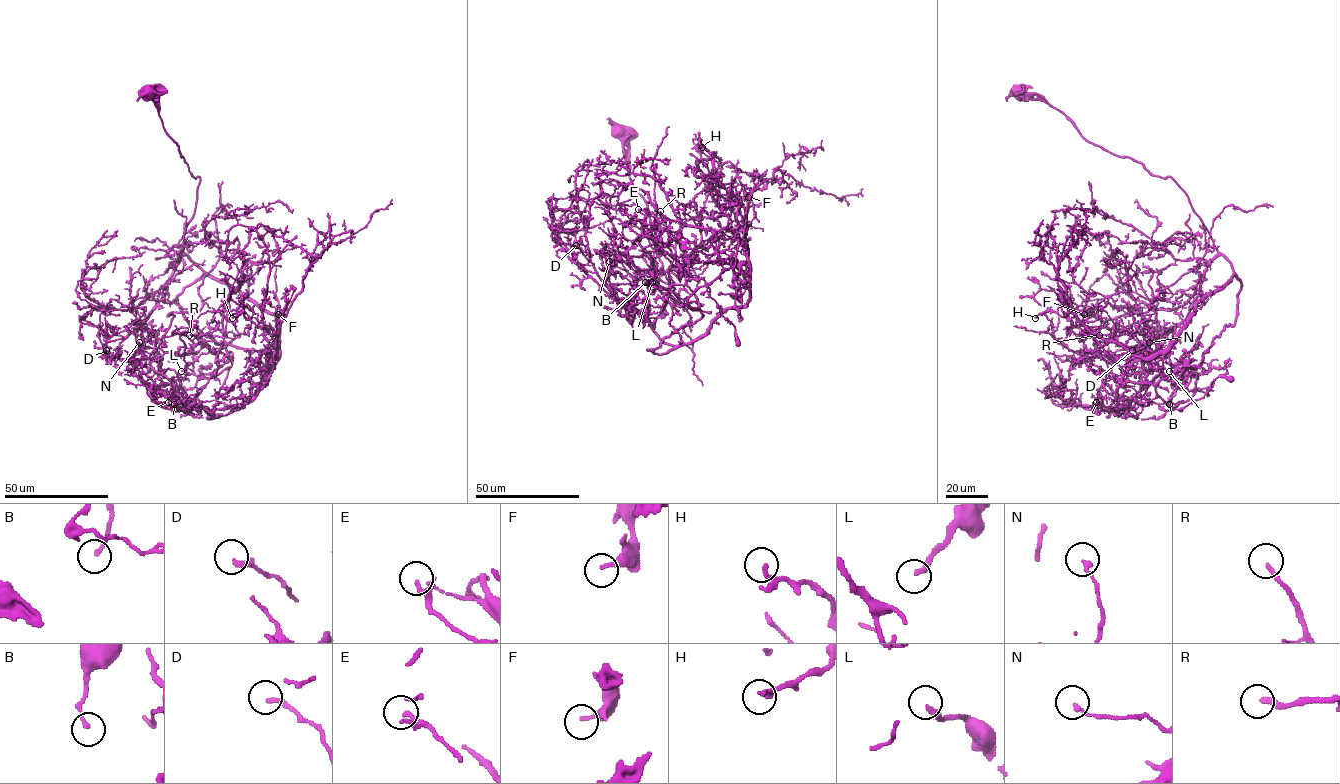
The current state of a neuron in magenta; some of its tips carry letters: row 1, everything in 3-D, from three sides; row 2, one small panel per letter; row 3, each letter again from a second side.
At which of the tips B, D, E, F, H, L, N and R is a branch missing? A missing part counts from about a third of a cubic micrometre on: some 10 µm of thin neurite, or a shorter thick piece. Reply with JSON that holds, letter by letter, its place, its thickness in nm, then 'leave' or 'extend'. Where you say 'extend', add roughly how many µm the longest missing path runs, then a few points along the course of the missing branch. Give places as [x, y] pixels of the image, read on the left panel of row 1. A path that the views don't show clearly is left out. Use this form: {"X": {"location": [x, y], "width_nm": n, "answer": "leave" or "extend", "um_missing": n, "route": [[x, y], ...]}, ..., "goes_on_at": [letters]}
{"B": {"location": [174, 404], "width_nm": 160, "answer": "leave"}, "D": {"location": [106, 350], "width_nm": 240, "answer": "leave"}, "E": {"location": [168, 402], "width_nm": 130, "answer": "leave"}, "F": {"location": [278, 314], "width_nm": 220, "answer": "leave"}, "H": {"location": [232, 318], "width_nm": 140, "answer": "leave"}, "L": {"location": [181, 371], "width_nm": 240, "answer": "leave"}, "N": {"location": [139, 342], "width_nm": 160, "answer": "leave"}, "R": {"location": [189, 335], "width_nm": 200, "answer": "extend", "um_missing": 25, "route": [[189, 335], [178, 324], [154, 324]]}, "goes_on_at": ["R"]}

